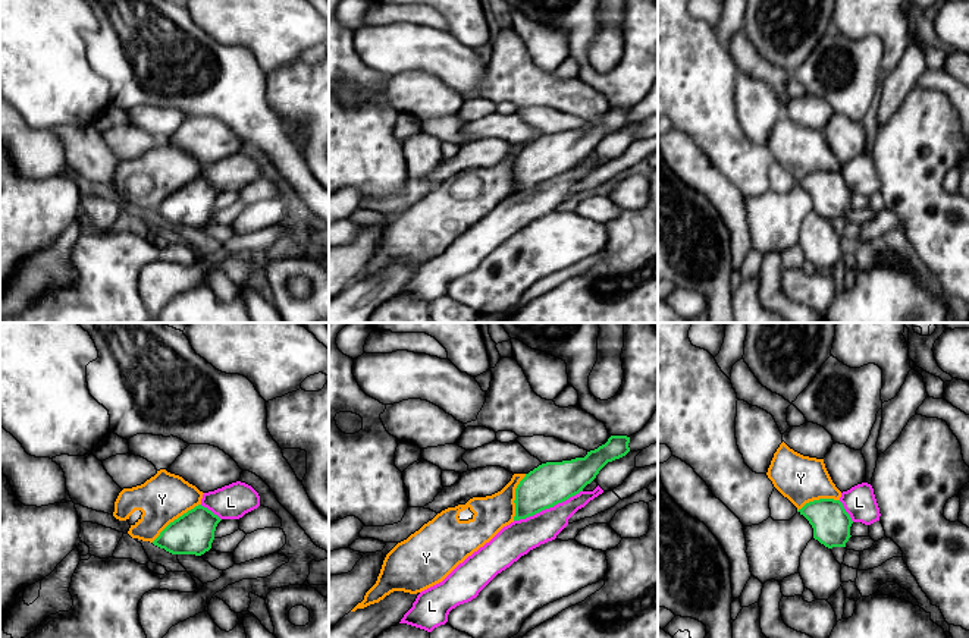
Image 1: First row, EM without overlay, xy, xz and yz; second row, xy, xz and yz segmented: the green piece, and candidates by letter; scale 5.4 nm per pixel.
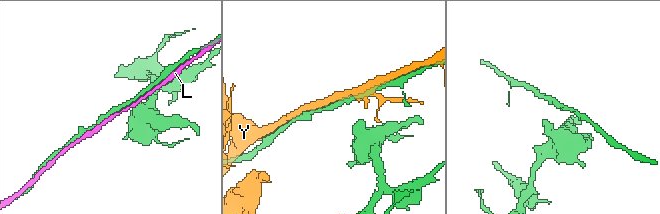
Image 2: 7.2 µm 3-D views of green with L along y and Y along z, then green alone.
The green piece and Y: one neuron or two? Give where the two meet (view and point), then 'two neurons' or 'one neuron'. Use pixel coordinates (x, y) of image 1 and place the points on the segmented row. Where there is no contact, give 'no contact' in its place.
contact xy (175, 519); two neurons

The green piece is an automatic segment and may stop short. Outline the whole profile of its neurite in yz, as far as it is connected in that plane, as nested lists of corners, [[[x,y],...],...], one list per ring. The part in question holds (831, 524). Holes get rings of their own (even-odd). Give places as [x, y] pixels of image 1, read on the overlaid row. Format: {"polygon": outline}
{"polygon": [[[819,499],[797,510],[813,528],[813,538],[828,549],[846,547],[853,524],[843,503],[834,499]]]}

